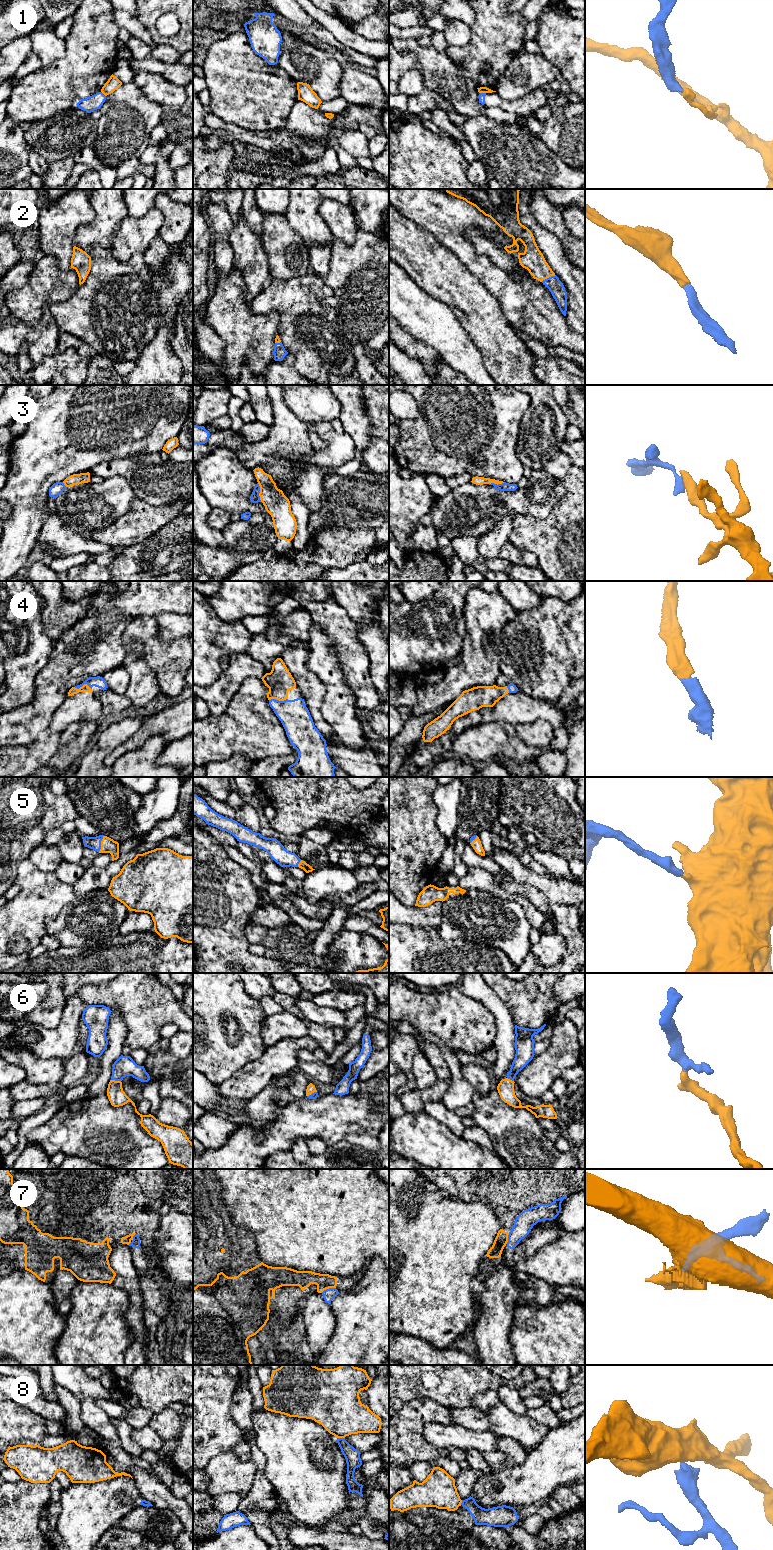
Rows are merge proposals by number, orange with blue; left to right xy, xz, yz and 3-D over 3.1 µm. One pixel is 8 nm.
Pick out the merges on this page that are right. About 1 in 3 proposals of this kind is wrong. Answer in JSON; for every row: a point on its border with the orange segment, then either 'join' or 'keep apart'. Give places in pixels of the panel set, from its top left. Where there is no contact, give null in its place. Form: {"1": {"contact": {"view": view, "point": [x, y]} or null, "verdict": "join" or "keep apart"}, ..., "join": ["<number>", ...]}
{"1": {"contact": {"view": "yz", "point": [483, 92]}, "verdict": "keep apart"}, "2": {"contact": {"view": "yz", "point": [548, 277]}, "verdict": "join"}, "3": {"contact": {"view": "xz", "point": [260, 492]}, "verdict": "keep apart"}, "4": {"contact": {"view": "xz", "point": [277, 699]}, "verdict": "join"}, "5": {"contact": {"view": "xy", "point": [101, 844]}, "verdict": "join"}, "6": {"contact": {"view": "xy", "point": [116, 1081]}, "verdict": "join"}, "7": {"contact": {"view": "yz", "point": [507, 1238]}, "verdict": "keep apart"}, "8": {"contact": {"view": "xz", "point": [341, 1437]}, "verdict": "keep apart"}, "join": ["2", "4", "5", "6"]}

